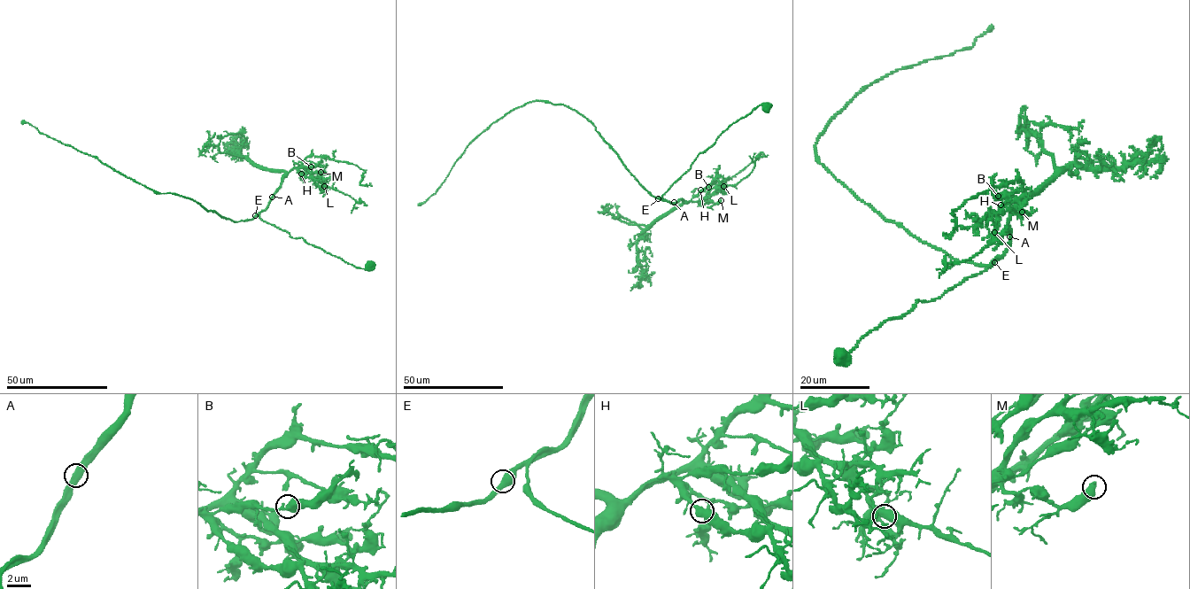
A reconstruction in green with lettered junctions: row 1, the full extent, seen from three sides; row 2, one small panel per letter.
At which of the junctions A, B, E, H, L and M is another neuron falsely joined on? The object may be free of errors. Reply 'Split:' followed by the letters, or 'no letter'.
Split: no letter

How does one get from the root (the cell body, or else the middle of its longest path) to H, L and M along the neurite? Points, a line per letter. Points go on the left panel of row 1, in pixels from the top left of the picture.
H: (369, 265), (357, 267), (301, 237), (291, 237), (260, 218), (288, 173), (294, 168), (301, 174)
L: (369, 265), (357, 267), (301, 237), (291, 237), (260, 218), (259, 213), (291, 170), (304, 167), (324, 186)
M: (369, 265), (357, 267), (260, 218), (291, 170), (320, 172)

